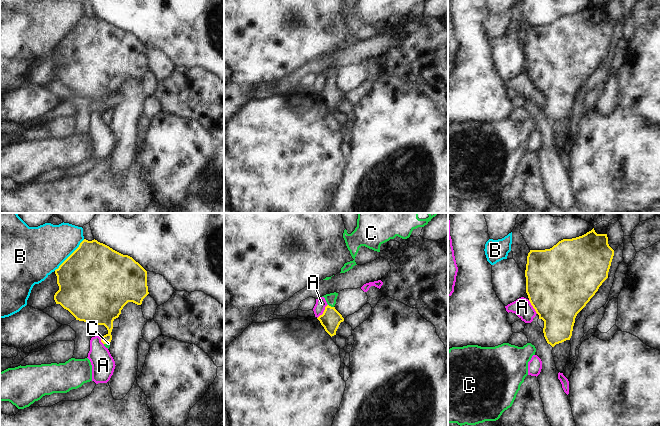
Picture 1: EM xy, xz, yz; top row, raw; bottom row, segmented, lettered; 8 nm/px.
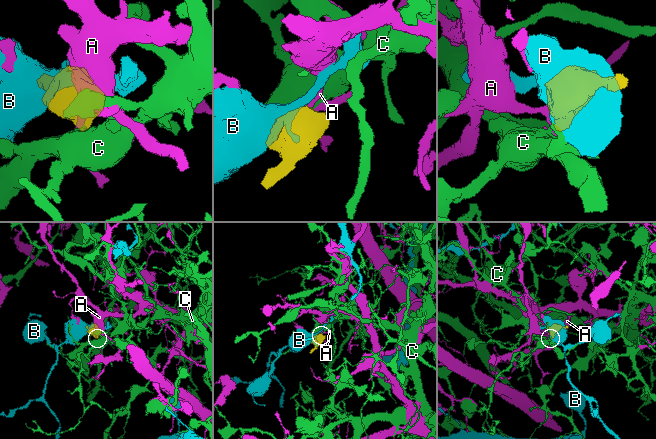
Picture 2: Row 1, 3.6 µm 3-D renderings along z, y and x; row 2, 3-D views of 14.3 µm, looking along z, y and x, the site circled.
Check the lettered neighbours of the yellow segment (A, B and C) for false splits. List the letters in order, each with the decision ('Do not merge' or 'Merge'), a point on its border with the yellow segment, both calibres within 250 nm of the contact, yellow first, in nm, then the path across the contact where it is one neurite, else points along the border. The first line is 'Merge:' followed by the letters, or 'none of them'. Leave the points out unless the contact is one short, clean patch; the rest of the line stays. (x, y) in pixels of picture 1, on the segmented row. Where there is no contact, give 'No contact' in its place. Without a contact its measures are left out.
Merge: C
A: Do not merge. Touches yellow at xz (324, 311). Thickness 160 nm (yellow) against 90 nm. Boundary: xz (327, 304), (324, 311), (317, 318)
B: Do not merge. Touches yellow at xy (70, 255). Thickness 500 nm (yellow) against 380 nm
C: Merge. Touches yellow at xz (330, 306). Thickness 160 nm (yellow) against 80 nm. Path across: xz (330, 319), (330, 306), (330, 298).

